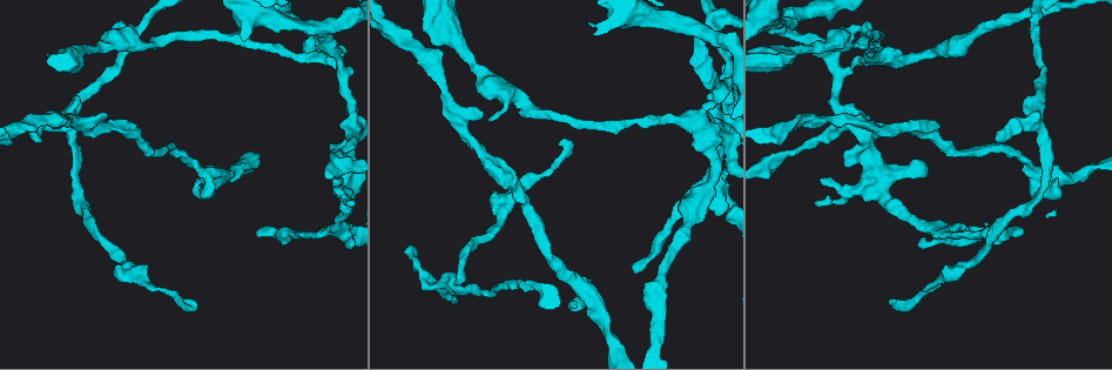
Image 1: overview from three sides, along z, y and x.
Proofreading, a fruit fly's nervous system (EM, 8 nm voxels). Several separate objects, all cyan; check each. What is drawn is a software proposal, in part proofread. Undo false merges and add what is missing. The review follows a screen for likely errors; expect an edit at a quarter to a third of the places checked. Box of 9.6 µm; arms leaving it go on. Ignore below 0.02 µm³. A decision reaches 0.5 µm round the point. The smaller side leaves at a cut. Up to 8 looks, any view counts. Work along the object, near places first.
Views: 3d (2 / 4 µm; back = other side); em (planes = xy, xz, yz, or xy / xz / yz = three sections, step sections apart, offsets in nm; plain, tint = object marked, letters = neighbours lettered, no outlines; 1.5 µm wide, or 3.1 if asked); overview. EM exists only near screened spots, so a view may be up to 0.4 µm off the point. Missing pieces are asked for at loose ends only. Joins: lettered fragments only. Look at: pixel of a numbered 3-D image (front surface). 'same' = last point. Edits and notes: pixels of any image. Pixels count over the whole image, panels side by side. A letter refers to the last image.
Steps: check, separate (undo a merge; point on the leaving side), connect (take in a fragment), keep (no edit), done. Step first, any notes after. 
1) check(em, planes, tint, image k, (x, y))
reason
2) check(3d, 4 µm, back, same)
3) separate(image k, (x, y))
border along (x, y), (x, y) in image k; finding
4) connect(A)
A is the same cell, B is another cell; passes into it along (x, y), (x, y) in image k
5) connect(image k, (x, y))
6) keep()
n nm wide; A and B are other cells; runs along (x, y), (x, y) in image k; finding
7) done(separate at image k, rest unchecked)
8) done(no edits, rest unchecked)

check(em, xy, step 8, plain, image 1, (870, 27))
an open end

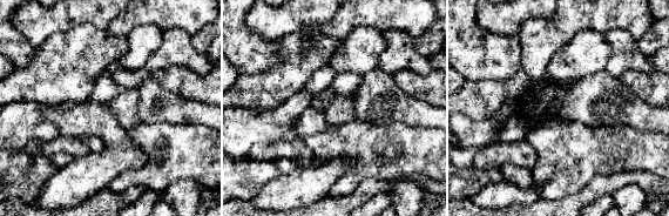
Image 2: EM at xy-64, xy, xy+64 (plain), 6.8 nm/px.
check(em, xy, step 8, tint, same)
where the object lies

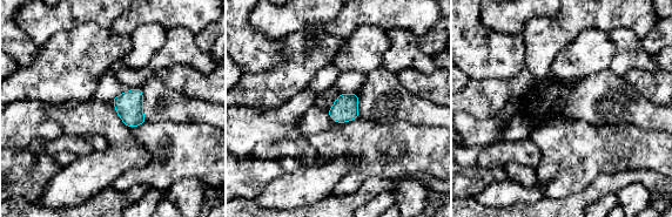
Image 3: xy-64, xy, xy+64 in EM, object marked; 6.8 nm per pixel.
check(em, xy, step 8, letters, same)

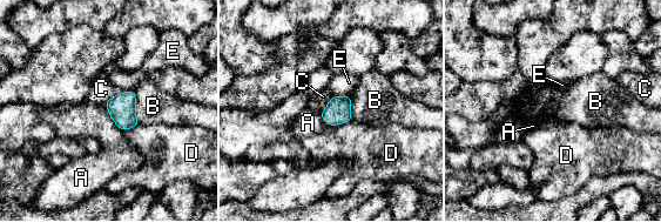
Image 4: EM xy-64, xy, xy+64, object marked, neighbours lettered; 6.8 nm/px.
keep()
A, B, C, D and E are other cells; border along (134, 89), (135, 115), (140, 123) in image 4; none of them fits

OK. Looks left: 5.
check(3d, 2 µm, image 1, (415, 252))
branch stops here

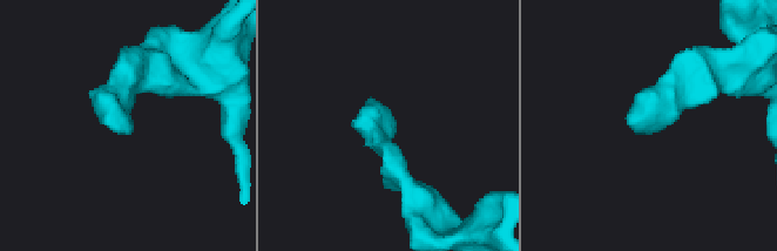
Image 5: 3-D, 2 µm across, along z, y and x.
check(em, planes, tint, image 5, (648, 131))

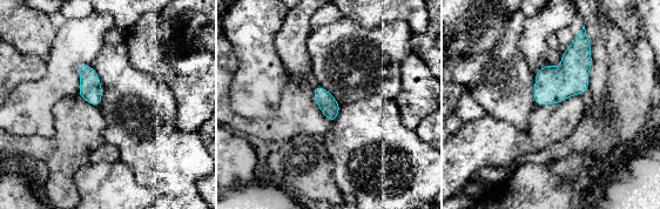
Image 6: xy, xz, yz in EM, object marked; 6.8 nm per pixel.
check(em, planes, letters, same)
see the neighbours

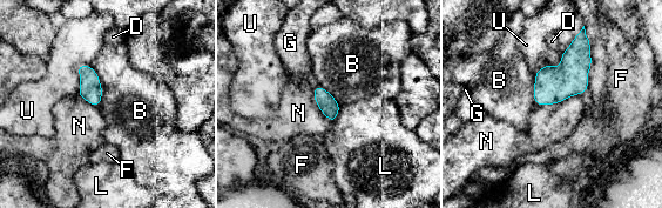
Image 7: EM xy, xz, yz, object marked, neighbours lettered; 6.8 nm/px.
keep()
F touches over 420 nm; B, D, F, G, L, N and U are other cells; no lettered fragment goes on from it

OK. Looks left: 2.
check(em, planes, letters, image 1, (1097, 168))
sudden change in width

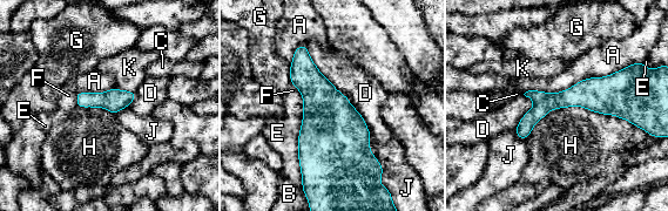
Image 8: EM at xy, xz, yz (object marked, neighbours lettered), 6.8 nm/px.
keep()
A, B, C, D, E, F, G, H, J and K are other cells; runs along (628, 100), (548, 101), (518, 131) in image 8; one neuron here

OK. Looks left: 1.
done(no edits, rest unchecked)

